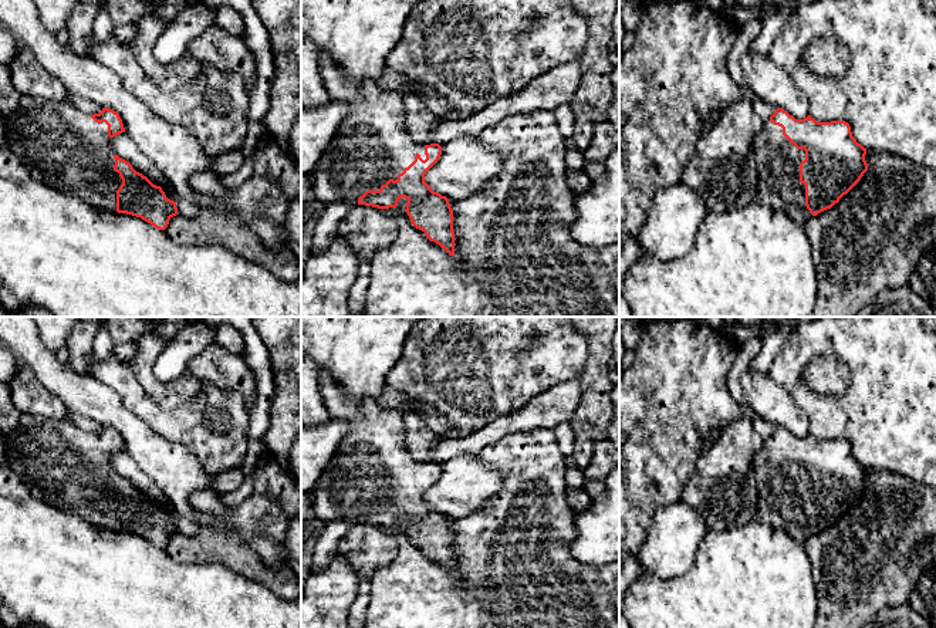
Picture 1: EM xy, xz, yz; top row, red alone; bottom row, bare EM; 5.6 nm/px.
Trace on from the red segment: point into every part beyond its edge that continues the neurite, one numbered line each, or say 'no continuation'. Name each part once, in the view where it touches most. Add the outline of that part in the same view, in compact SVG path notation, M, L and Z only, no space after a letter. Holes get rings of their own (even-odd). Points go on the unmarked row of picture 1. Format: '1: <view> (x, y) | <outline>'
1: yz (777, 478) | M770 438L763 440L751 466L758 489L760 520L804 544L812 536L805 524L805 503L800 500L805 469L797 467L783 453L783 446Z

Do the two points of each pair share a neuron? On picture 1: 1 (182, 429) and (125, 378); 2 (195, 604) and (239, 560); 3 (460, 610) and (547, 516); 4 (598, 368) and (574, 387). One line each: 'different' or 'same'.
1: same
2: different
3: same
4: different

